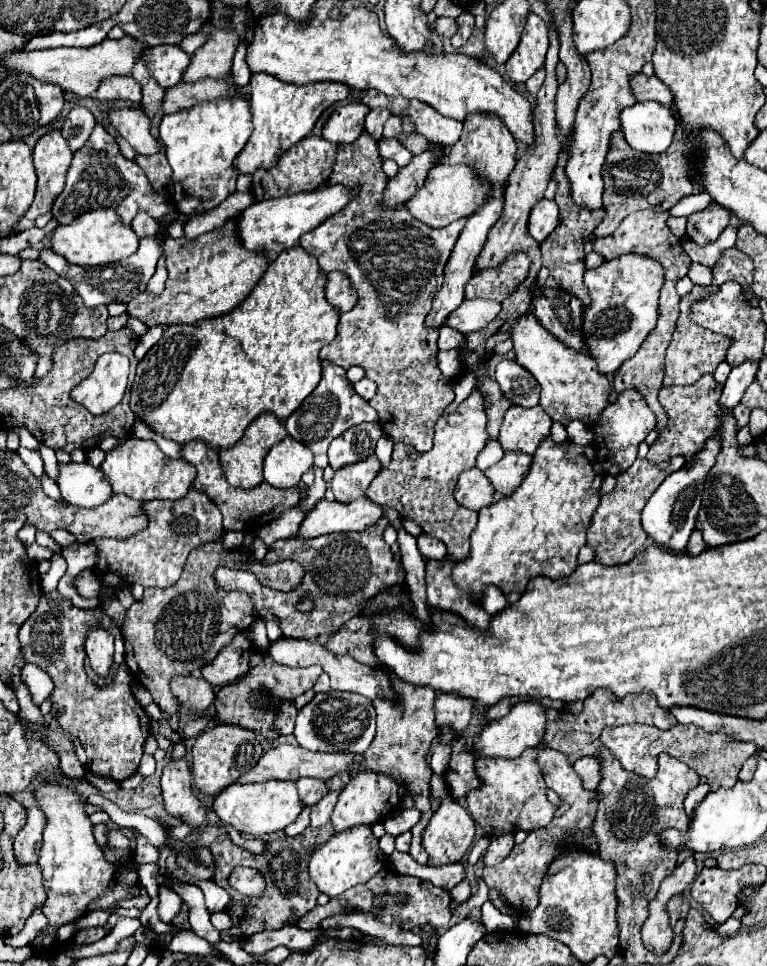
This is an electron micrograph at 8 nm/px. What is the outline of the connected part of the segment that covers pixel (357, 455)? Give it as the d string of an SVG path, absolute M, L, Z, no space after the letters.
M360 424L346 430L330 444L330 450L328 450L330 466L338 470L342 466L366 460L370 456L370 450L374 454L374 444L380 432L382 432L380 424Z

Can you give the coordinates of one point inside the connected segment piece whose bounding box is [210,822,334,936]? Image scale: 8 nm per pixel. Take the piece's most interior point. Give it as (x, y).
(284, 864)

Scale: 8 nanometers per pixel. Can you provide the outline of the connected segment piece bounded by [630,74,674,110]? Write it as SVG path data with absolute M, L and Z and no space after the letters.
M638 74L634 76L632 84L632 92L634 96L644 102L644 100L656 100L660 104L668 104L674 110L674 102L670 100L670 90L666 88L666 84L662 84L662 80L658 76L646 76L646 74Z

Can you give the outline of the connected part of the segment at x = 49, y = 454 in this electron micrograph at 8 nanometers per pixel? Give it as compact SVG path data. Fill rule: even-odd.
M44 444L40 446L40 456L42 456L42 460L44 460L44 466L46 466L46 474L48 474L48 478L52 478L54 482L58 480L58 460L56 460L56 454L54 454L54 450L50 448L44 448Z

